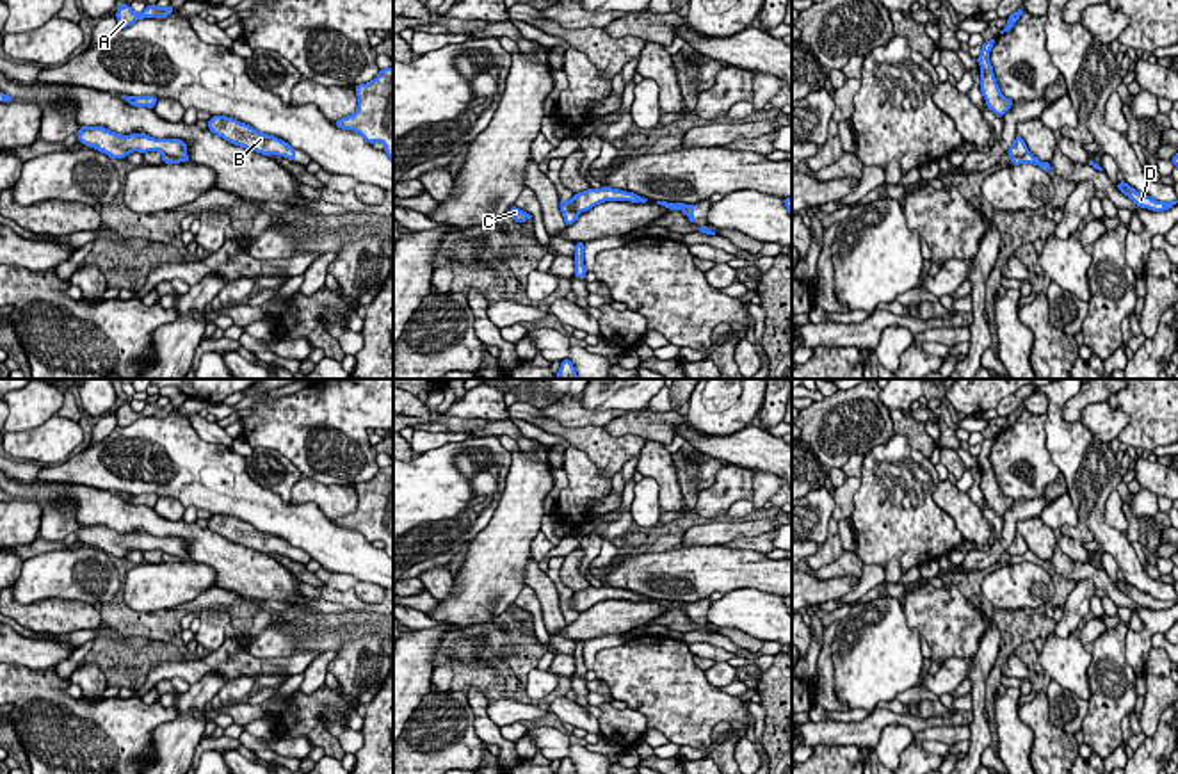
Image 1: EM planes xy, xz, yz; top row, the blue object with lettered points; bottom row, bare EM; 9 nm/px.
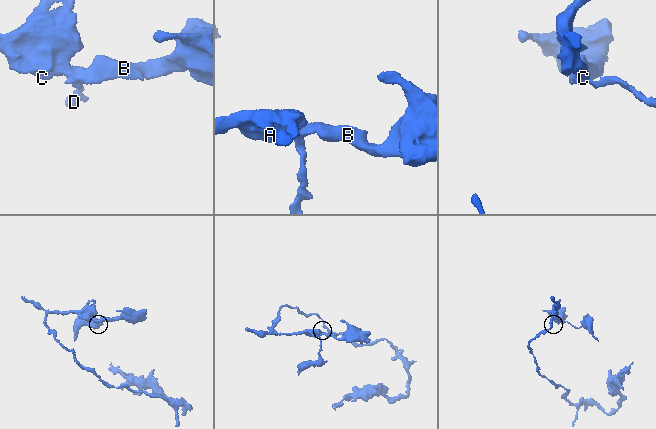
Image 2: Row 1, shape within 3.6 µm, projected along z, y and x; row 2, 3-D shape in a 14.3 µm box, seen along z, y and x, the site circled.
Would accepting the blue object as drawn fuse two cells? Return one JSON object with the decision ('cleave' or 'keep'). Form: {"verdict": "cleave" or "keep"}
{"verdict": "cleave"}

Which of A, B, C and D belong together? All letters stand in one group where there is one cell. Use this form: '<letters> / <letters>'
A B C / D

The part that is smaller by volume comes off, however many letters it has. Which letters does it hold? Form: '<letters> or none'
D

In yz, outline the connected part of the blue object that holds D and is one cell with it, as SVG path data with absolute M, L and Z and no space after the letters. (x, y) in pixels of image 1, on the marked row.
M1125 180L1117 183L1117 190L1128 196L1139 208L1148 208L1153 212L1164 212L1173 208L1178 201L1157 201L1146 194L1137 192L1134 187L1130 187Z

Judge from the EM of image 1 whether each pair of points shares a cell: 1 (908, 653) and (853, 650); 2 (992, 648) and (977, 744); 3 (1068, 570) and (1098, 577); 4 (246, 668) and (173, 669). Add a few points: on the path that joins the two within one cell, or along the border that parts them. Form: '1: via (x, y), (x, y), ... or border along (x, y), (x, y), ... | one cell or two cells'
1: via (894, 653), (867, 652) | one cell
2: via (979, 671), (979, 721) | one cell
3: via (1075, 570), (1091, 572) | one cell
4: via (228, 664), (205, 664), (191, 669) | one cell

